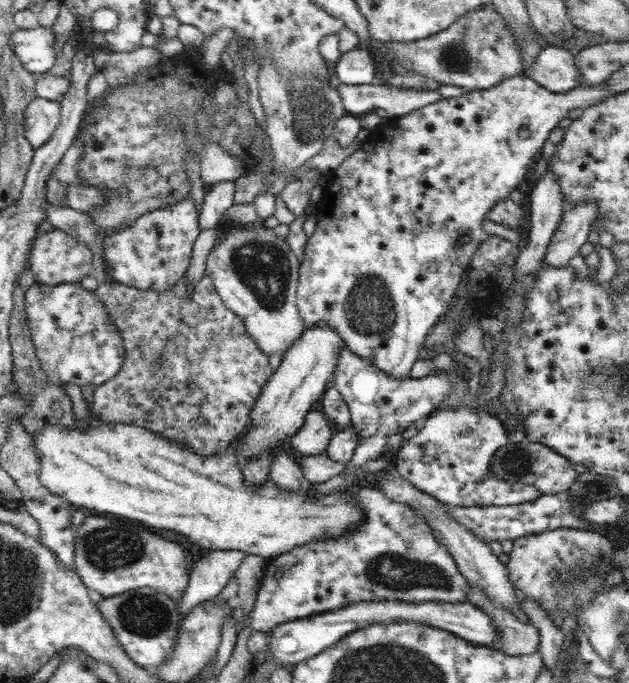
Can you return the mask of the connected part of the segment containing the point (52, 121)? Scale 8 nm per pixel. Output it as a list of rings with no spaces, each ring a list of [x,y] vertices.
[[[35,96],[22,112],[23,128],[35,150],[50,140],[61,120],[61,101]]]

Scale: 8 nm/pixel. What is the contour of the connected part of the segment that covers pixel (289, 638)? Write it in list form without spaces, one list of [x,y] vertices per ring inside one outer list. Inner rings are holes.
[[[381,599],[362,600],[315,616],[285,622],[277,626],[271,633],[271,643],[278,660],[286,664],[297,665],[300,661],[310,656],[316,656],[327,648],[341,645],[346,636],[352,634],[352,632],[369,626],[396,623],[414,623],[440,629],[487,648],[492,647],[492,638],[494,638],[492,619],[482,610],[475,608],[470,602],[442,602],[436,600],[416,602]]]

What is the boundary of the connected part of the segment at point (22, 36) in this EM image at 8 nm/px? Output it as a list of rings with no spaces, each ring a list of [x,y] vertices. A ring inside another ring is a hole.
[[[52,27],[22,28],[12,37],[12,47],[31,73],[45,73],[57,62],[56,32]]]

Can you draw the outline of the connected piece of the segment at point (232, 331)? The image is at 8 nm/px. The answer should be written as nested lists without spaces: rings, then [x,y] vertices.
[[[186,271],[170,288],[166,286],[166,288],[160,288],[160,290],[156,290],[155,288],[140,289],[132,285],[116,283],[112,280],[102,280],[97,284],[92,293],[94,293],[94,297],[106,309],[106,321],[120,335],[122,356],[120,356],[120,368],[118,368],[118,372],[112,378],[108,378],[102,384],[95,386],[90,411],[101,422],[134,423],[144,428],[149,428],[162,436],[182,440],[184,444],[195,448],[195,451],[200,454],[216,454],[218,450],[224,450],[228,446],[228,442],[234,440],[241,433],[246,432],[254,410],[253,407],[256,405],[272,369],[269,366],[270,356],[259,347],[259,342],[249,332],[246,319],[236,314],[234,310],[224,304],[212,279],[204,275],[200,280],[194,280],[194,282],[191,280],[188,277],[188,271]]]

